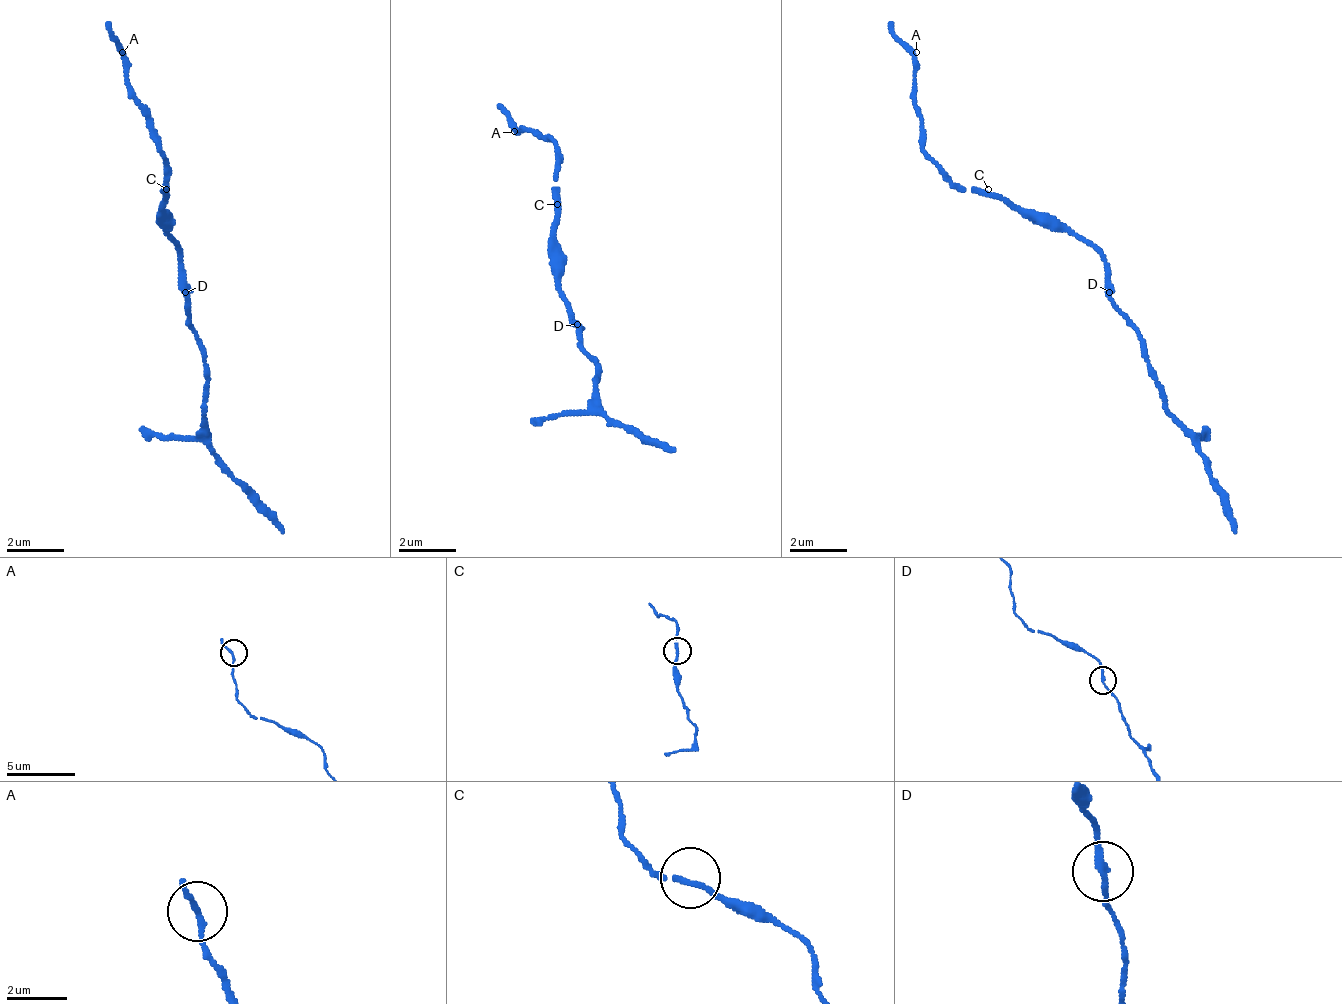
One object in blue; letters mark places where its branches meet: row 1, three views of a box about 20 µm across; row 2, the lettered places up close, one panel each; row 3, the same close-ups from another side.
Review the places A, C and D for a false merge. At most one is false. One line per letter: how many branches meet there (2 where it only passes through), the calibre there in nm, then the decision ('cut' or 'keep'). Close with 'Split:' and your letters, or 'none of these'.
A: 2 | 170 nm | keep
C: 2 | 180 nm | keep
D: 2 | 190 nm | cut
Split: D

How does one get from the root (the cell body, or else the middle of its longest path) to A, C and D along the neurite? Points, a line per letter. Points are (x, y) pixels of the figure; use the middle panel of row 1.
A: (572, 312), (564, 290), (557, 283), (557, 146), (536, 131), (514, 131)
C: (572, 312), (564, 290), (557, 283), (557, 204)
D: (572, 312), (572, 319), (579, 326)

